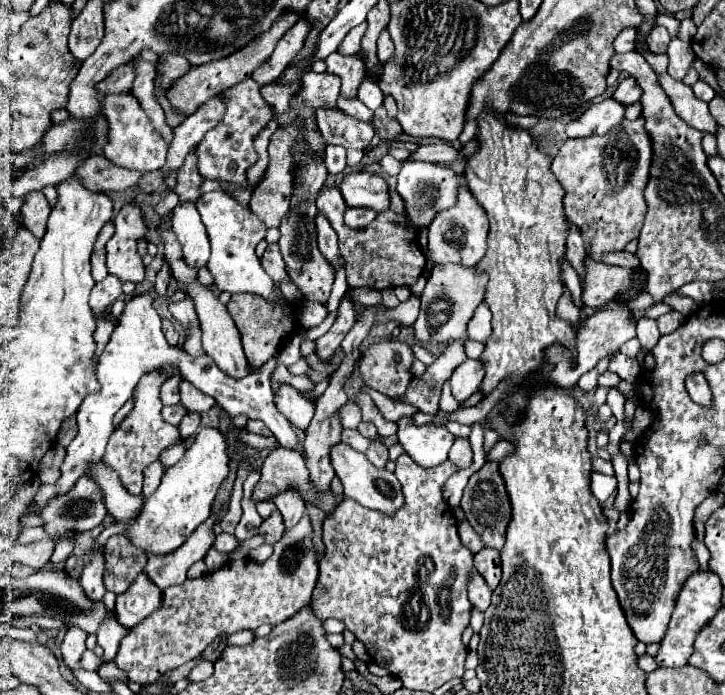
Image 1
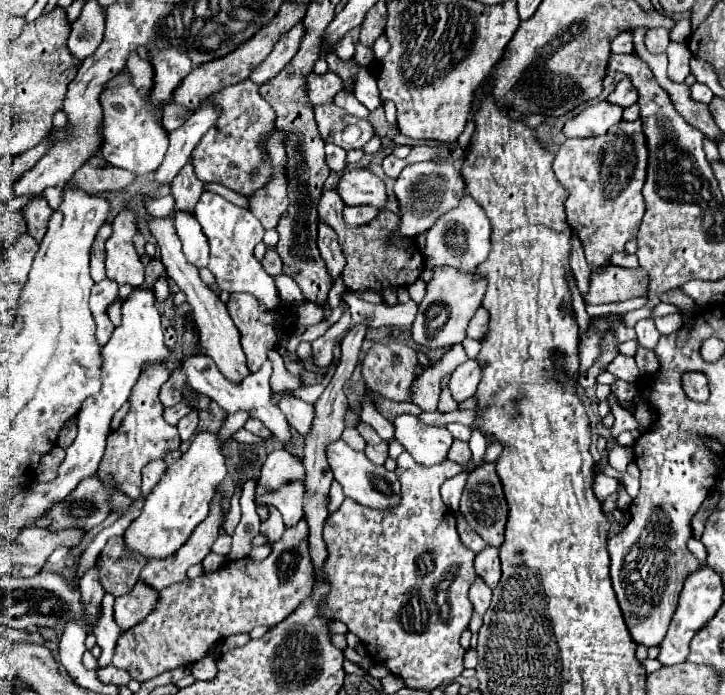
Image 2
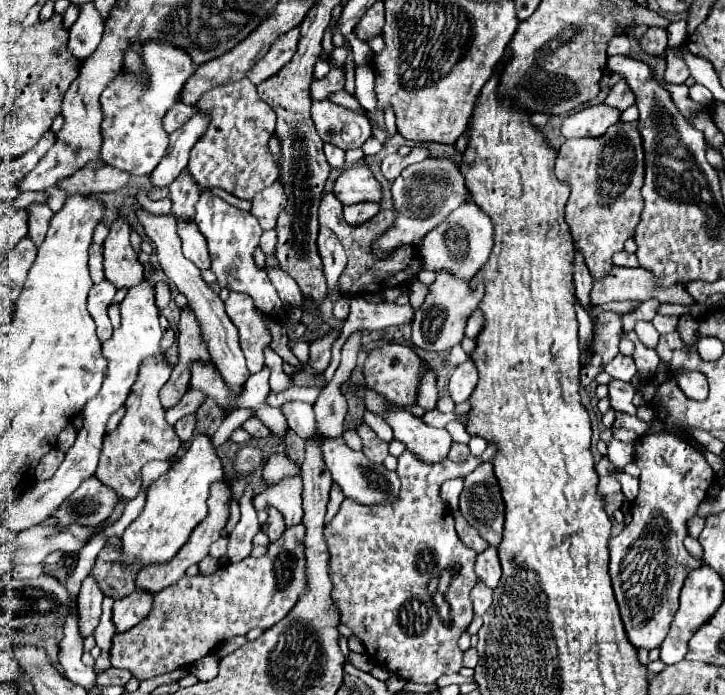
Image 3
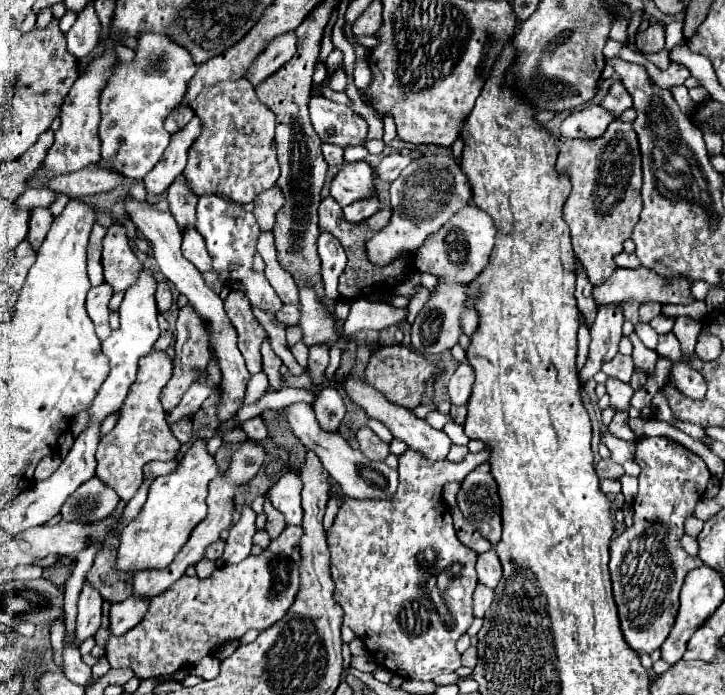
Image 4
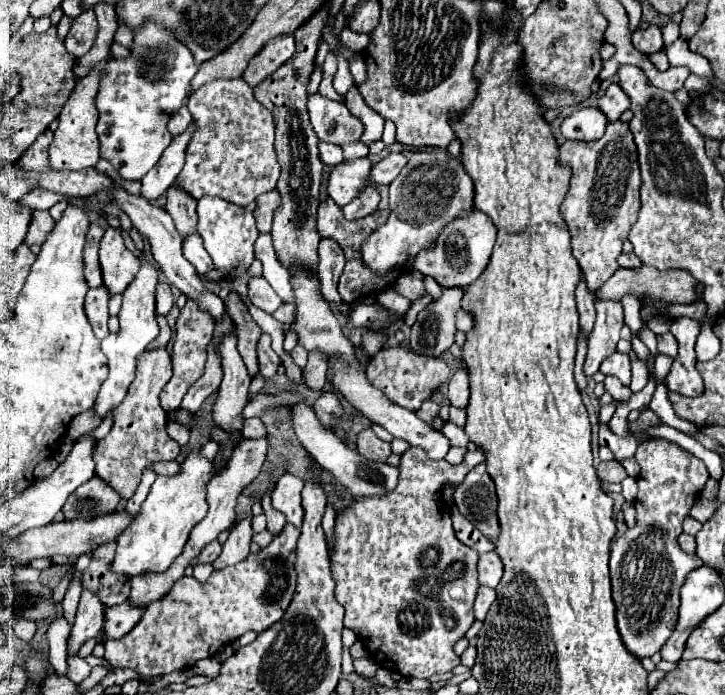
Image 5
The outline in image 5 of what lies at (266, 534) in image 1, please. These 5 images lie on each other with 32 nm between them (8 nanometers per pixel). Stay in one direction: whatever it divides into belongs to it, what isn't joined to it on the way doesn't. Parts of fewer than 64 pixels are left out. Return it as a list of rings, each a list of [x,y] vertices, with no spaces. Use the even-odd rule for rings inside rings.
[[[268,492],[262,496],[262,508],[264,508],[264,514],[266,514],[266,518],[268,518],[266,530],[268,530],[272,536],[278,536],[278,534],[282,532],[286,520],[284,520],[284,514],[282,514],[282,512],[278,512],[276,508],[272,508],[272,504],[270,504],[270,500],[268,500]]]

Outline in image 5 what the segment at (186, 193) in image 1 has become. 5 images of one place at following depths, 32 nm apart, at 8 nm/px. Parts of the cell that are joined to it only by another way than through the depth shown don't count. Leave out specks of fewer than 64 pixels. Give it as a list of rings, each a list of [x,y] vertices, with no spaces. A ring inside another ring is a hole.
[[[178,186],[168,188],[166,210],[174,216],[176,230],[180,232],[182,238],[196,232],[196,198],[186,194],[184,188]]]

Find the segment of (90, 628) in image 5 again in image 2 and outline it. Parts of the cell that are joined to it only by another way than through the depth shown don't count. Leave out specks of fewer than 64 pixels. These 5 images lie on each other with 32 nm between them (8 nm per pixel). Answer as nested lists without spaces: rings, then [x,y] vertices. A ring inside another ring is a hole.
[[[98,564],[88,568],[84,572],[84,576],[80,578],[80,592],[84,594],[84,602],[90,604],[88,606],[88,618],[94,620],[96,618],[96,608],[100,608],[100,602],[106,594],[102,584],[100,584],[100,566]]]

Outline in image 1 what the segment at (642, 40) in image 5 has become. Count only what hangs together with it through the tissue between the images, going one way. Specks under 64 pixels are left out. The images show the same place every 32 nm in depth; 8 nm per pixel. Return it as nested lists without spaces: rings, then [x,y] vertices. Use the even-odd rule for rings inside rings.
[[[656,26],[650,36],[648,36],[648,48],[654,52],[654,54],[664,54],[666,48],[668,48],[668,42],[670,42],[670,36],[668,36],[668,30],[662,28],[662,26]]]

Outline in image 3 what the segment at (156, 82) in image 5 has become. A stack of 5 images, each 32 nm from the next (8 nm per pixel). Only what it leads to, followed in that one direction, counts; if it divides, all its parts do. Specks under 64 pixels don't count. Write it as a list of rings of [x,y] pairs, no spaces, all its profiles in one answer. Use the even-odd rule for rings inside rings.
[[[144,44],[142,60],[150,74],[146,84],[140,84],[132,72],[124,70],[106,86],[106,90],[100,96],[104,112],[104,142],[100,156],[106,164],[126,170],[132,176],[150,174],[160,164],[168,148],[168,134],[162,128],[162,116],[178,100],[184,80],[194,72],[190,56],[180,48],[172,48],[170,44]]]

